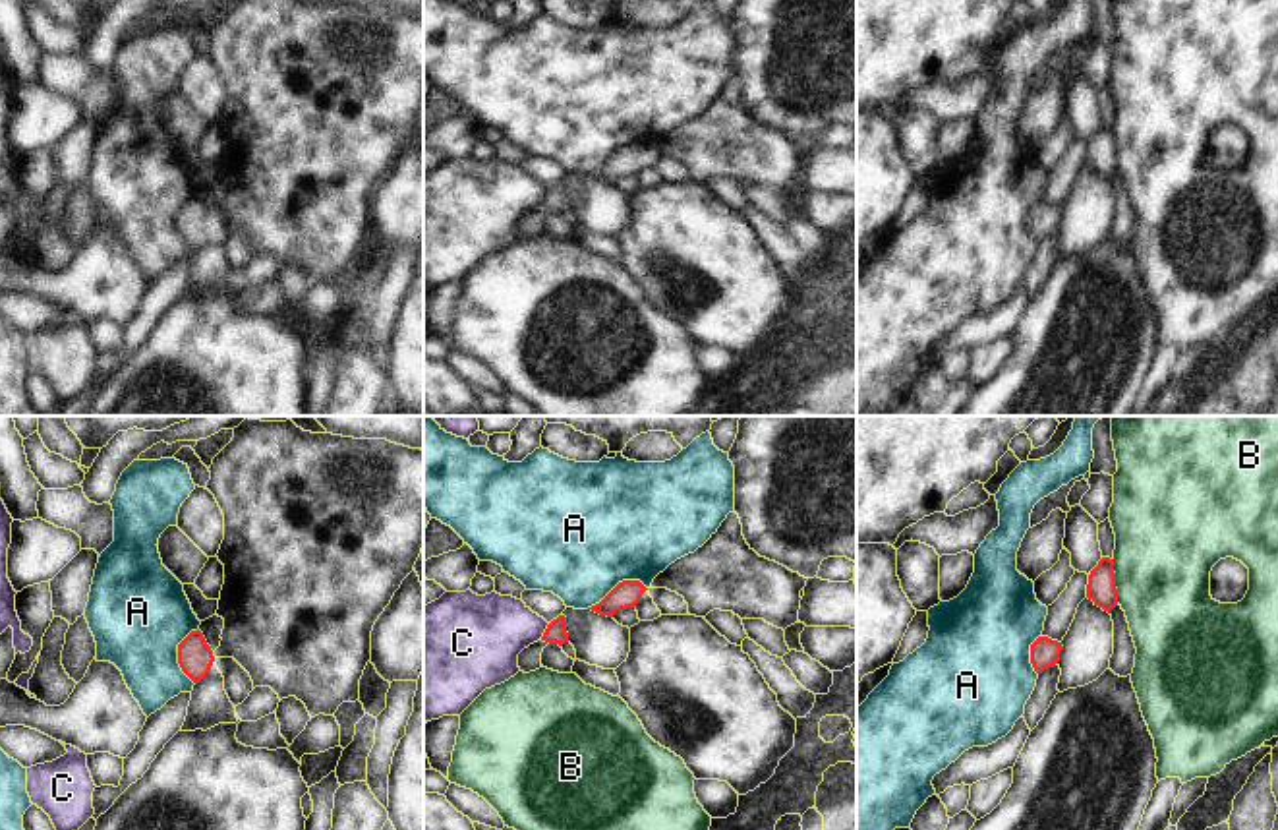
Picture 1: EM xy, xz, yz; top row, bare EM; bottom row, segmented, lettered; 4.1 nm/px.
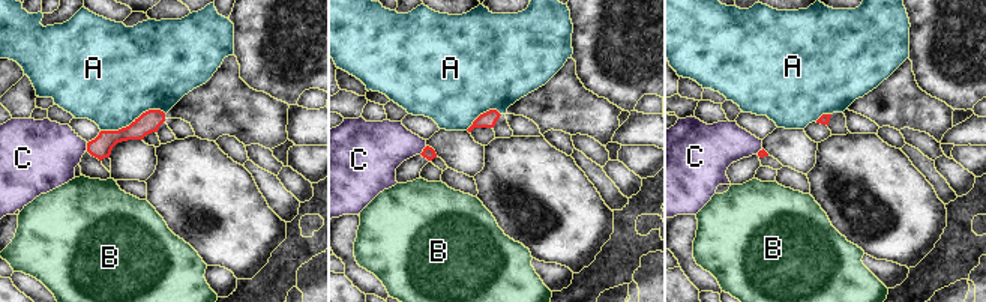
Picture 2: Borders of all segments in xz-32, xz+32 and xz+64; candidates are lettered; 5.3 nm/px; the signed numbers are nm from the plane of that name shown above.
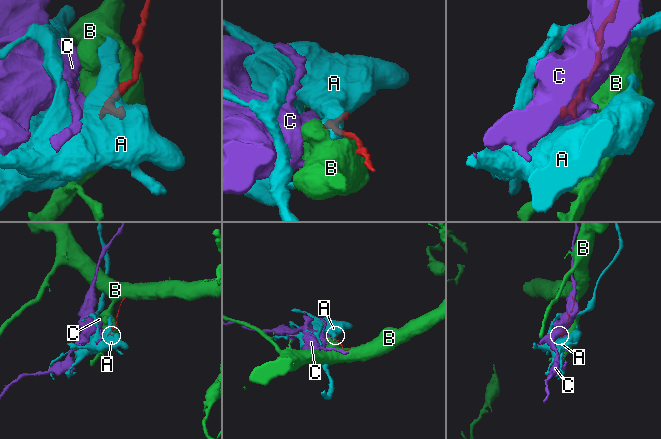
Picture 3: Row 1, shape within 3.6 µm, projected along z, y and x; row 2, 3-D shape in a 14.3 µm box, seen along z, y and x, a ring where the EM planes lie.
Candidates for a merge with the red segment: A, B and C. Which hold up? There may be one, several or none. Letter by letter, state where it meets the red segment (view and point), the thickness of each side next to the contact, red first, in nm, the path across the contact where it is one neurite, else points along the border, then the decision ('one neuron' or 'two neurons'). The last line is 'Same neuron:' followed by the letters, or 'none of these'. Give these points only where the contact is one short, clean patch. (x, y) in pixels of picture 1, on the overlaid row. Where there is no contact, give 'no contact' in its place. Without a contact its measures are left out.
A: contact xz (617, 585); calibres 110 and 500 nm; border xz (646, 587), (638, 581), (619, 581), (586, 608); two neurons
B: contact yz (1114, 581); calibres 120 and 420 nm; two neurons
C: contact xz (546, 631); calibres 90 and 320 nm; border xz (550, 623), (540, 639); two neurons
Same neuron: none of these

